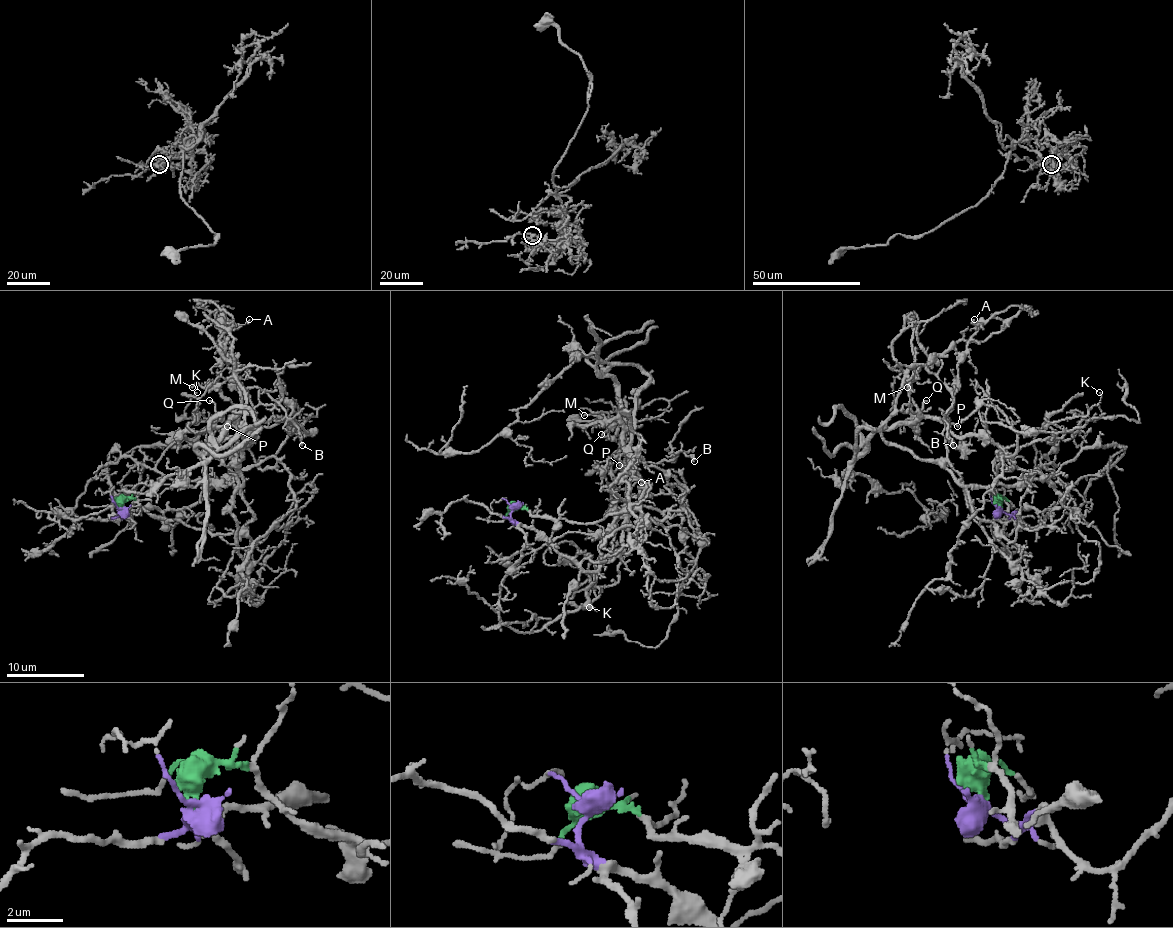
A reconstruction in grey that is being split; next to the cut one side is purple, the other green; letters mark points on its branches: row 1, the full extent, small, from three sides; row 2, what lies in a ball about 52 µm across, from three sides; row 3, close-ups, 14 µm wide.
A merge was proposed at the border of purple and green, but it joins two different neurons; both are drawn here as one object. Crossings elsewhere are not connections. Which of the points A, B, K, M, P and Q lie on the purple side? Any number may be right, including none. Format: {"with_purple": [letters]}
{"with_purple": ["A", "B", "K", "P"]}

